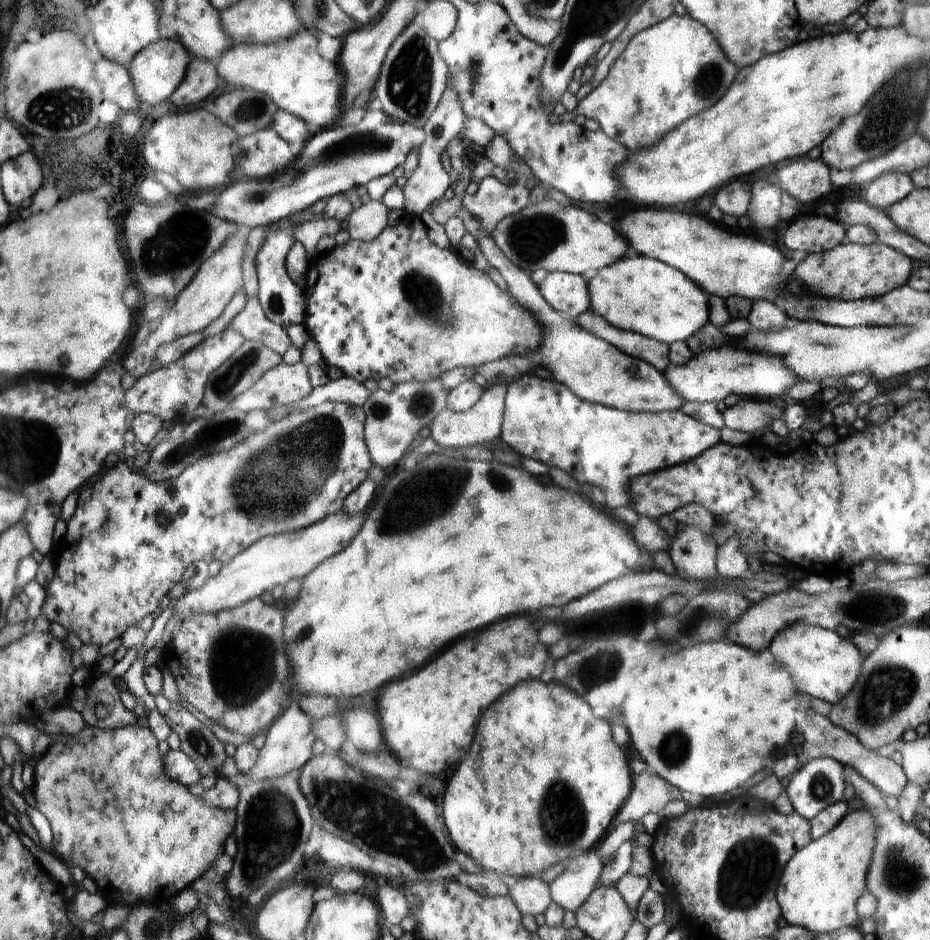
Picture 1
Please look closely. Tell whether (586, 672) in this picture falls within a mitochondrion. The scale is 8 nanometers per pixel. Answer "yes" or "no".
yes

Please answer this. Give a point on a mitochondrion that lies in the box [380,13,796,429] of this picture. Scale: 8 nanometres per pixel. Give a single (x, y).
(409, 85)

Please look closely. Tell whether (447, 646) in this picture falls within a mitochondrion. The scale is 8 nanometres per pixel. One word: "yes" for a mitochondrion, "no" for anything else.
no

